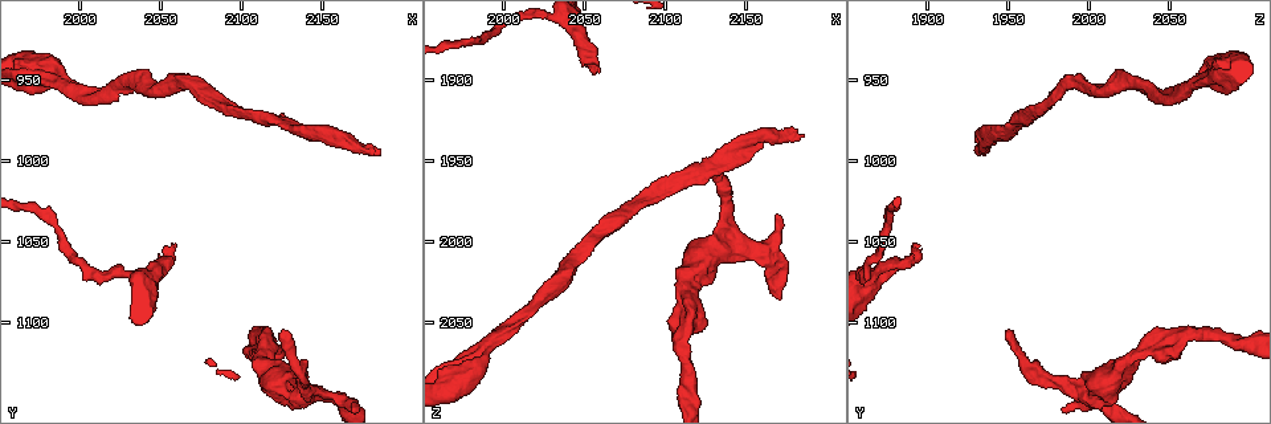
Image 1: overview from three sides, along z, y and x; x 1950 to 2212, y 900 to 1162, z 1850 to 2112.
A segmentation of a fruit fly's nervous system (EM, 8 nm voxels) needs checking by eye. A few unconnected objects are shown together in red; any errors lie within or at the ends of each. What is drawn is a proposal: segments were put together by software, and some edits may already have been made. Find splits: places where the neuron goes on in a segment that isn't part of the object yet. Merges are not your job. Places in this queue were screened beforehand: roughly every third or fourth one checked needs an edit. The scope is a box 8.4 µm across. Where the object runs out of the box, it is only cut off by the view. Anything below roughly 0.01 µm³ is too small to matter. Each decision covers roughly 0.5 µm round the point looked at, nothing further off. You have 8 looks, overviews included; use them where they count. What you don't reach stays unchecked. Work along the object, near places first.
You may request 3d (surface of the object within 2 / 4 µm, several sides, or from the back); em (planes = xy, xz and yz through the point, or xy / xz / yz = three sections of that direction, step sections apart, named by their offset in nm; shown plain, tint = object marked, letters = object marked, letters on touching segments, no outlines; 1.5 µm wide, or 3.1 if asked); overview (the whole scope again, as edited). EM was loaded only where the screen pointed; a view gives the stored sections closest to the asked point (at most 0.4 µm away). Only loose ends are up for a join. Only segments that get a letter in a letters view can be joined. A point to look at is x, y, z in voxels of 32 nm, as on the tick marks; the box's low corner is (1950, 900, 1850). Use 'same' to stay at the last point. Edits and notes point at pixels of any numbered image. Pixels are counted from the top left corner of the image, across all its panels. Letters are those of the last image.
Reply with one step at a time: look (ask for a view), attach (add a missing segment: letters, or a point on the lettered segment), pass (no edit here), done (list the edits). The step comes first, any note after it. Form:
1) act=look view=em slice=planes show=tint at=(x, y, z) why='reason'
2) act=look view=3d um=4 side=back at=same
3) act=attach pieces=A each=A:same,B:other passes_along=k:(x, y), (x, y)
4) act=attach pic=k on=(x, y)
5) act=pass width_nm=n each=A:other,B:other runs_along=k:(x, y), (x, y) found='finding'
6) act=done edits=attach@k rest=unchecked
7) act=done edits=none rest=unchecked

act=look view=em slice=xz step=4 show=letters at=(2124, 1104, 1950) why='free end'

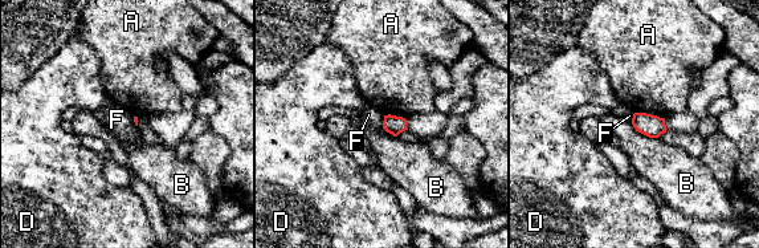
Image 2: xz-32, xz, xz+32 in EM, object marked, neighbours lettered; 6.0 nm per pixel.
act=pass each=A:other,B:other,D:other,F:other border=2:(383, 116), (383, 127), (394, 135) found='no lettered segment goes on from it'

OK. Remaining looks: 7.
act=look view=em um=3.1 slice=xz step=8 show=letters at=(2058, 1052, 1894) why='free end'

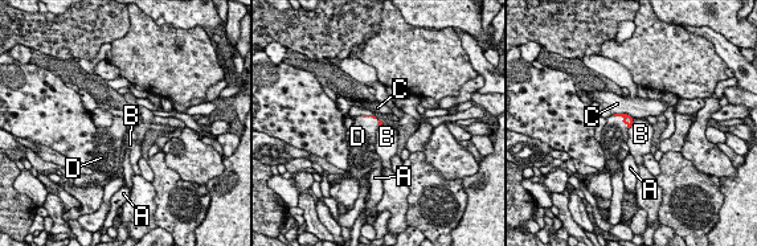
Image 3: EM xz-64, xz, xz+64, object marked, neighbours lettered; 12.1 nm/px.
act=look view=em um=3.1 slice=yz step=16 show=letters at=same why='cut it another way'

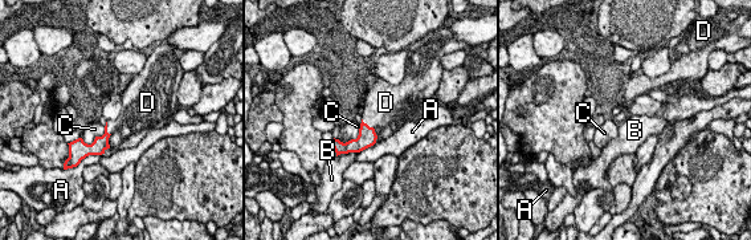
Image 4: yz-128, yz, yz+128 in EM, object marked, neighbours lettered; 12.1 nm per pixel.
act=attach pieces=D each=A:other,B:other,C:other,D:same found='the neuron continues'

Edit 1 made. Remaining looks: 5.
act=look view=overview

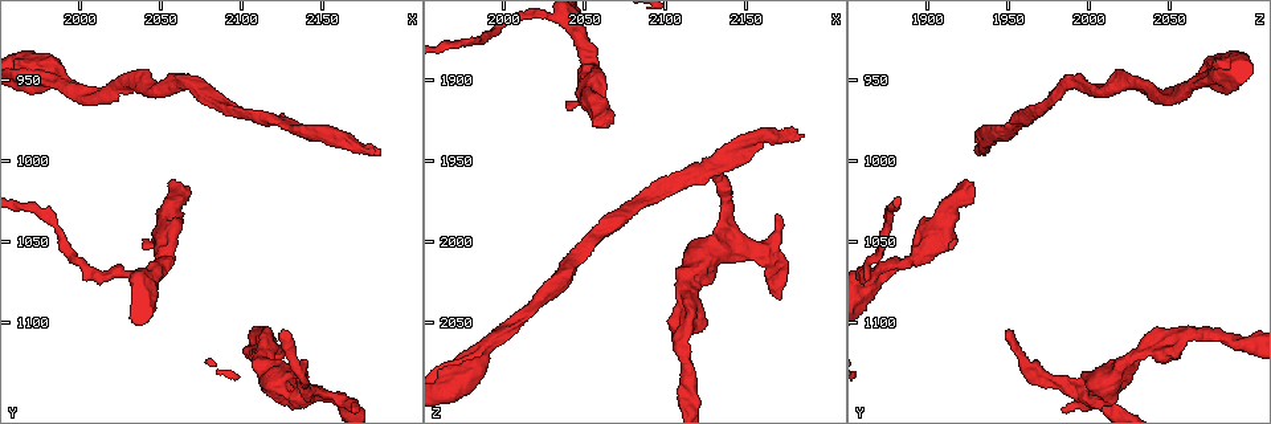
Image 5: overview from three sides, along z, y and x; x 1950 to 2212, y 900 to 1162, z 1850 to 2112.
act=look view=em slice=planes show=plain at=(2188, 996, 1934)

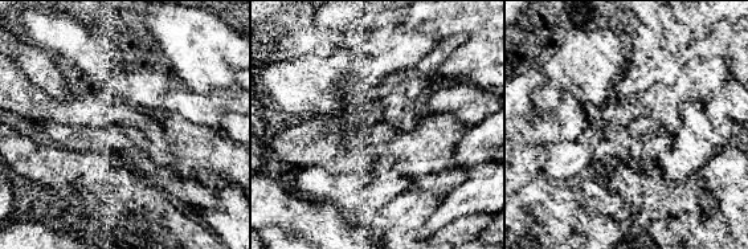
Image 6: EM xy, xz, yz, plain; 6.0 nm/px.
act=look view=em slice=planes show=letters at=same why='see the neighbours'

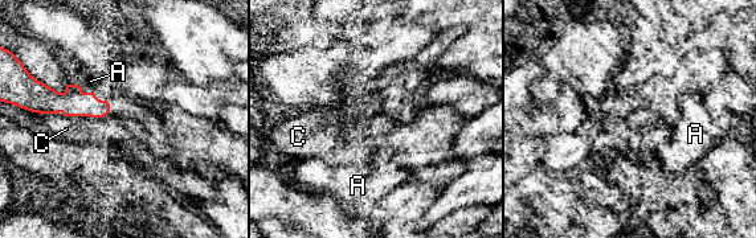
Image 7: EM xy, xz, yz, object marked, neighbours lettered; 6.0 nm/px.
act=pass each=A:other,C:other border=7:(80, 86), (84, 91), (95, 94) found='no lettered segment goes on from it'

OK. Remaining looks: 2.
act=done edits=attach@4 rest=unchecked

